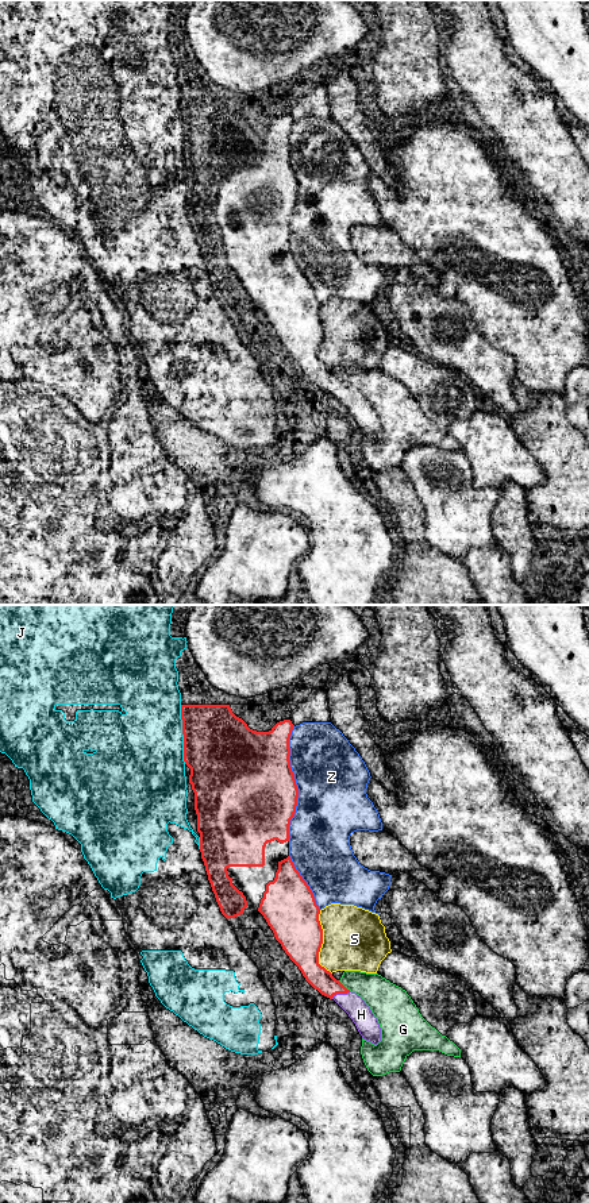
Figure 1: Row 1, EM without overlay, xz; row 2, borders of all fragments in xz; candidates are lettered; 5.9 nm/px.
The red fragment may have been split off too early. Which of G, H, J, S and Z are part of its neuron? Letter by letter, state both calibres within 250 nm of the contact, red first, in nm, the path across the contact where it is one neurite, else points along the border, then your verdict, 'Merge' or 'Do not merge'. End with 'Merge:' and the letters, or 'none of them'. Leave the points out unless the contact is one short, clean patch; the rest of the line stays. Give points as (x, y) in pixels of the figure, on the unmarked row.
G: Thickness 140 nm (red) against 200 nm. Do not merge
H: Thickness 140 nm (red) against 130 nm. Merge
J: Thickness 440 nm (red) against 480 nm. Do not merge
S: Thickness 300 nm (red) against 380 nm. Do not merge
Z: Thickness 500 nm (red) against 420 nm. Do not merge
Merge: H

